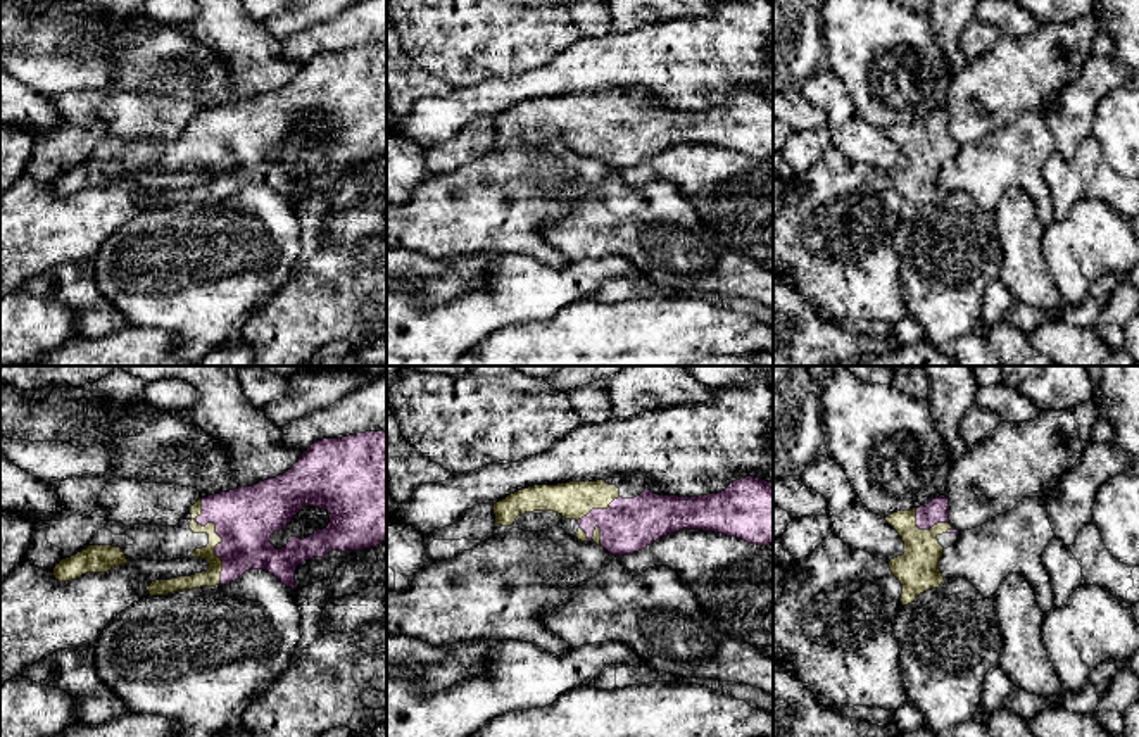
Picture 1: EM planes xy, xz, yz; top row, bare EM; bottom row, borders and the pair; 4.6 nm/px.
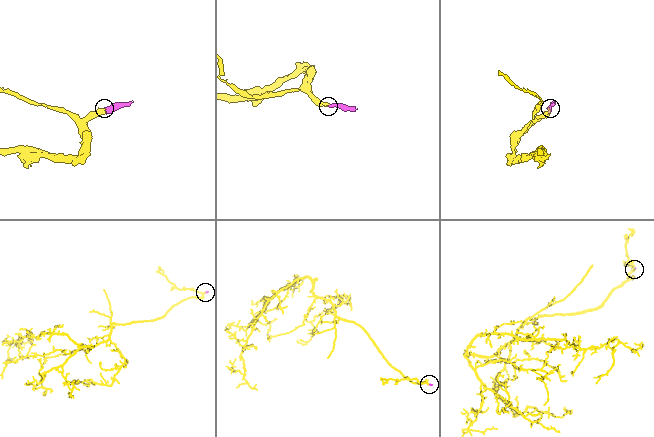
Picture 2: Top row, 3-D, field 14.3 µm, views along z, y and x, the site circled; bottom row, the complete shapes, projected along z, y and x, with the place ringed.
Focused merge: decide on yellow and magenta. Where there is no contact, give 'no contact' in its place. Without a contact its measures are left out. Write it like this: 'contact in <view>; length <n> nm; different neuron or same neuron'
contact in xy; length 400 nm; same neuron

